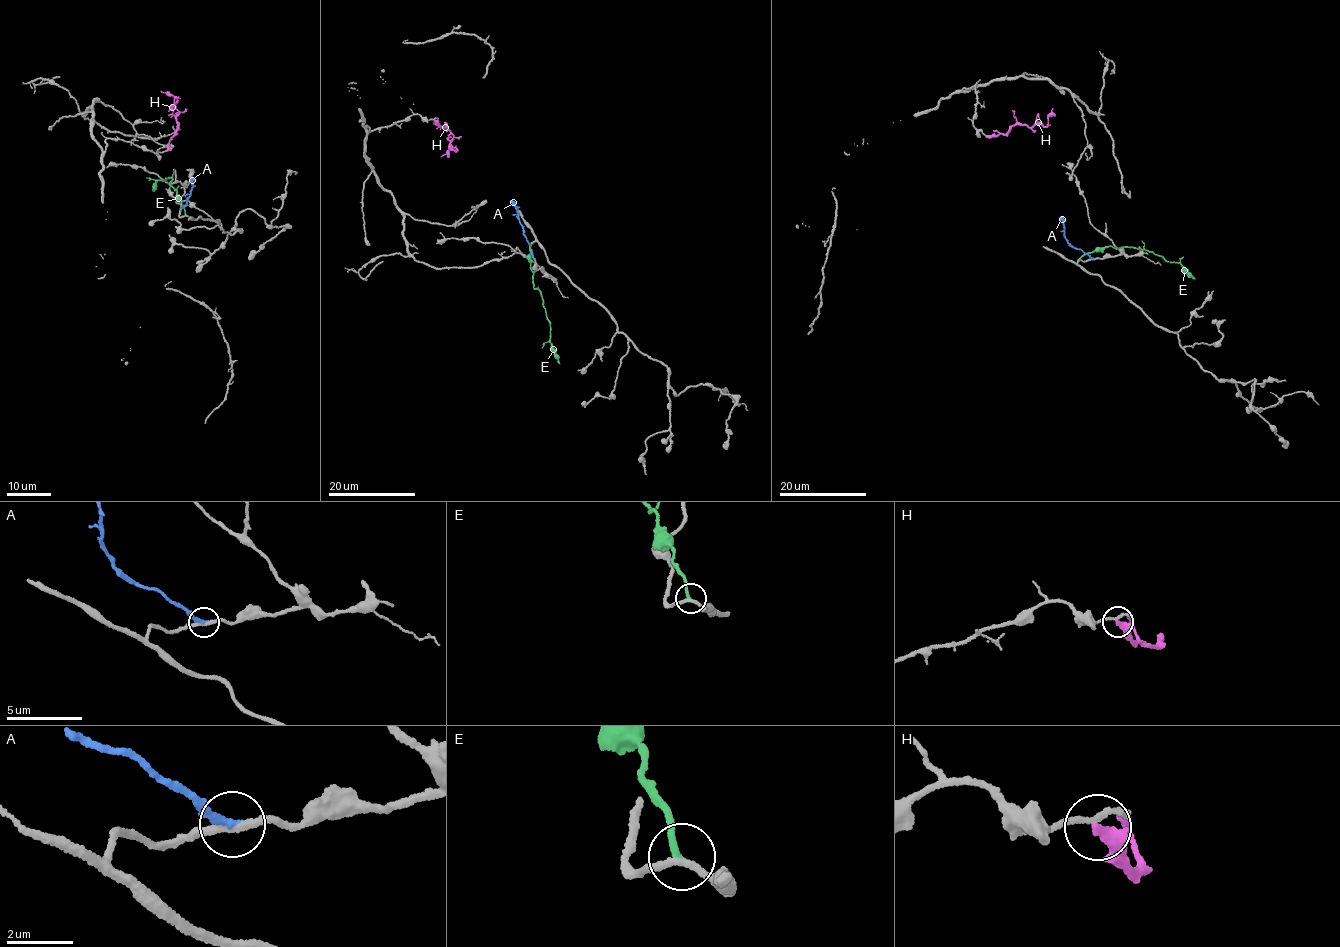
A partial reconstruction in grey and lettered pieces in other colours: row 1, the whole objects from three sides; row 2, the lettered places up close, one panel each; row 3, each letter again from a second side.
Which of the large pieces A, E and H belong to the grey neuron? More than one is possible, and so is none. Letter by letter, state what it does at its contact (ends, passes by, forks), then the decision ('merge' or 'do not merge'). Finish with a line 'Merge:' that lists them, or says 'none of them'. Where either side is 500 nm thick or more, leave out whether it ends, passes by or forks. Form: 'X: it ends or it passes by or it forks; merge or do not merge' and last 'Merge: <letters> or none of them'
A: it ends; do not merge
E: it ends; do not merge
H: it ends; do not merge
Merge: none of them

